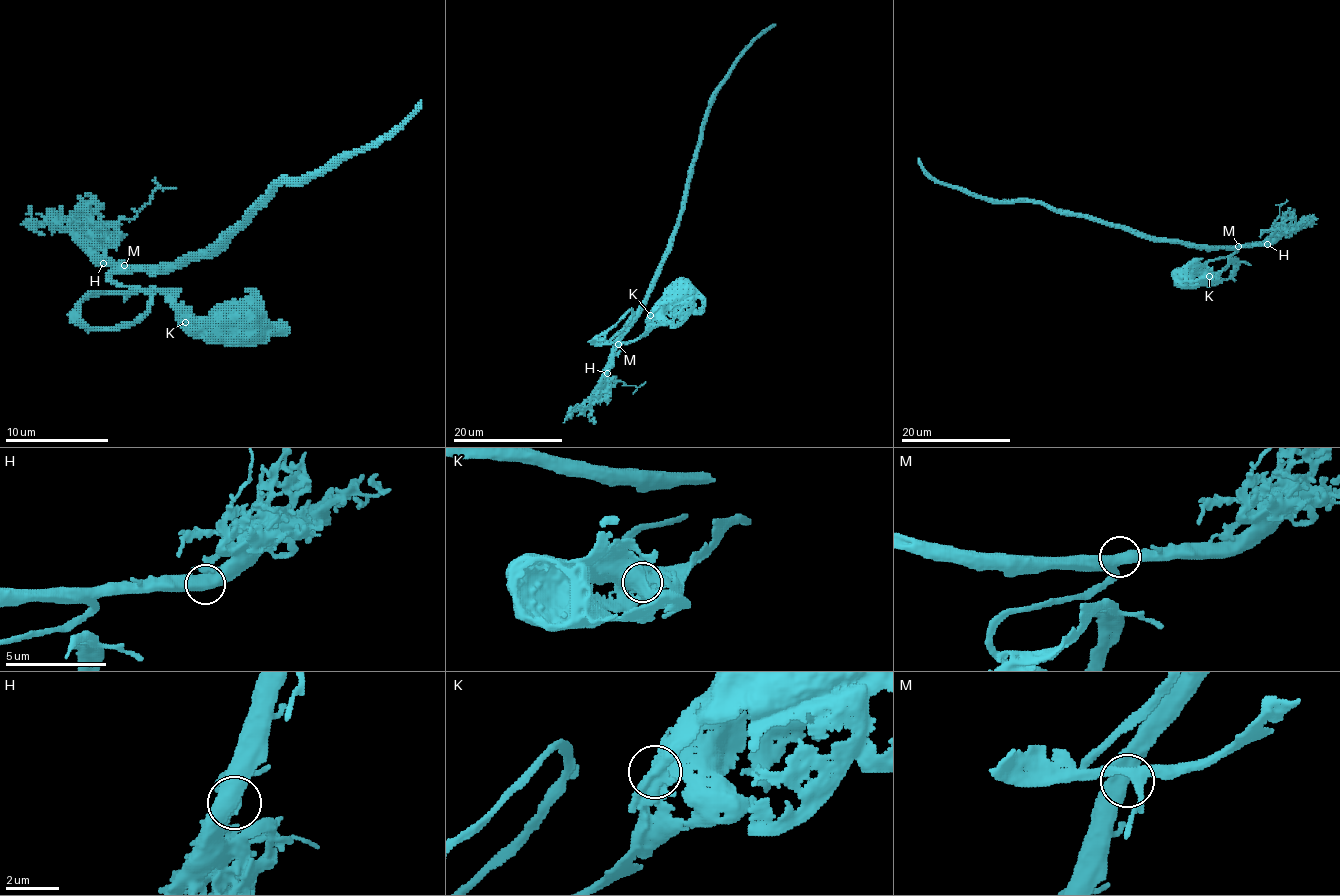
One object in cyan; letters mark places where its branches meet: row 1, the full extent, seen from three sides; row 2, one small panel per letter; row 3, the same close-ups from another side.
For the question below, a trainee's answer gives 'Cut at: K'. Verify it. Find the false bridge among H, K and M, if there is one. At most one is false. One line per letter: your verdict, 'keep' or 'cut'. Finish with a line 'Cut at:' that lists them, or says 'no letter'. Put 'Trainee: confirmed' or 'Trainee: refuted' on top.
Trainee: refuted
H: keep
K: keep
M: keep
Cut at: no letter

